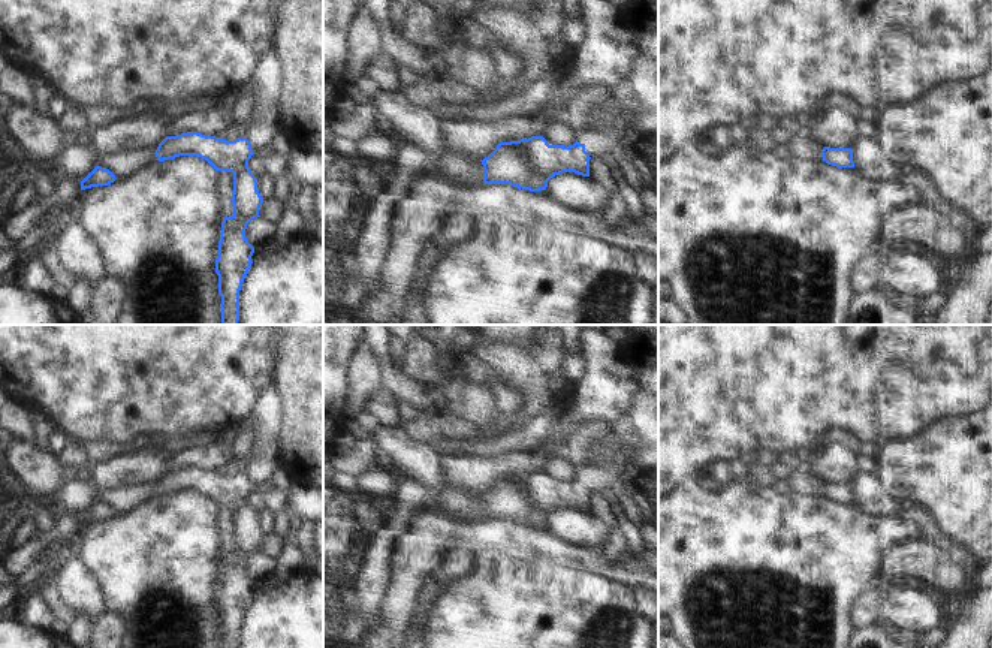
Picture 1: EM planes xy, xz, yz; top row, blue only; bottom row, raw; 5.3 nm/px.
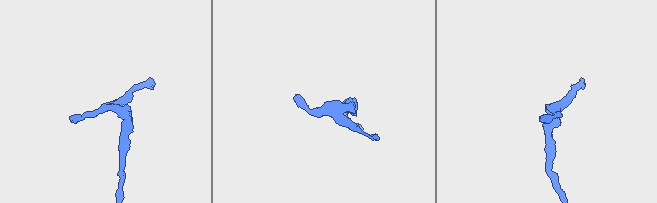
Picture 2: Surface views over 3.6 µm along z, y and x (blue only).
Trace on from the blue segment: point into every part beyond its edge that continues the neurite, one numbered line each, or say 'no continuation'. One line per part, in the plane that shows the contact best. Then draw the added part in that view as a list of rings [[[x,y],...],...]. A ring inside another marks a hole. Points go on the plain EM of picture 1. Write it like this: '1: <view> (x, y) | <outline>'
1: xz (596, 479) | [[[618,449],[612,462],[606,468],[593,468],[591,465],[578,465],[573,468],[575,477],[584,479],[590,492],[600,492],[604,488],[616,488],[621,473],[628,464],[628,455]]]

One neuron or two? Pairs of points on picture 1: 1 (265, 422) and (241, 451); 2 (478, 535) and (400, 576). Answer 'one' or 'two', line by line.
1: two
2: one

